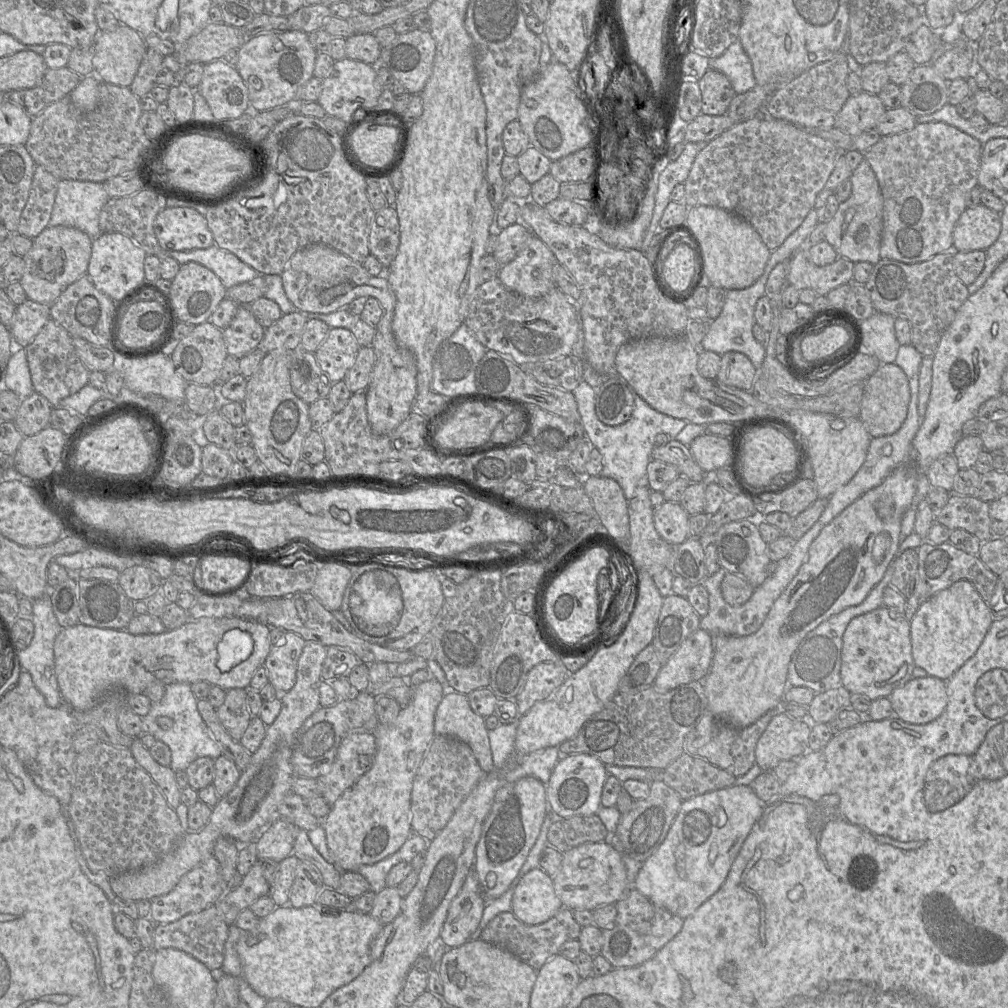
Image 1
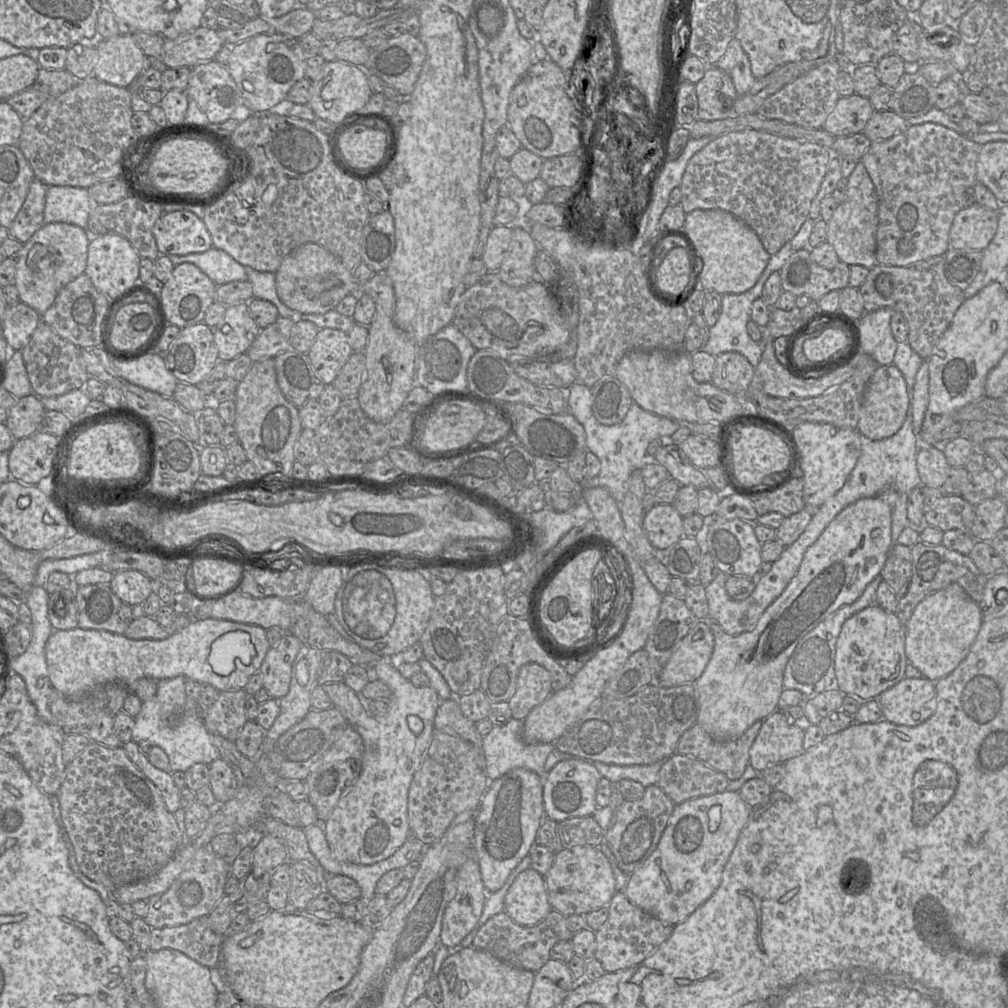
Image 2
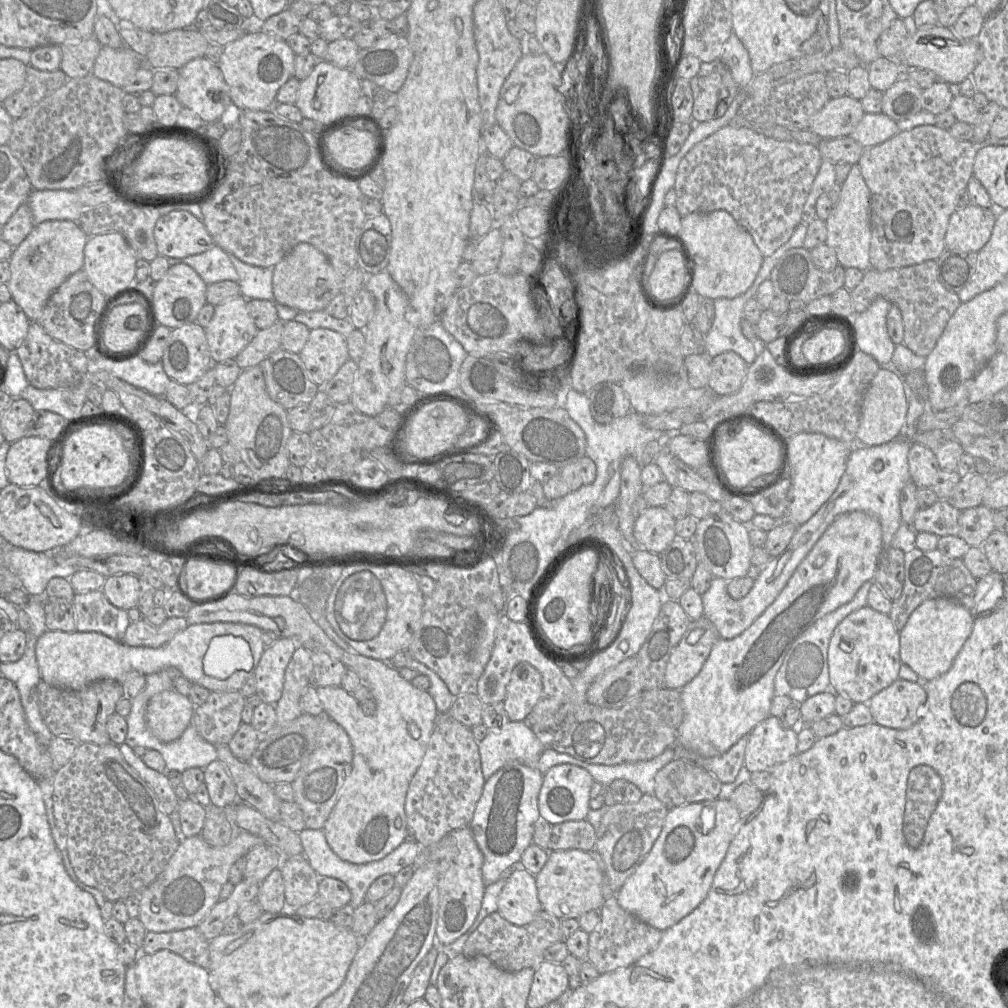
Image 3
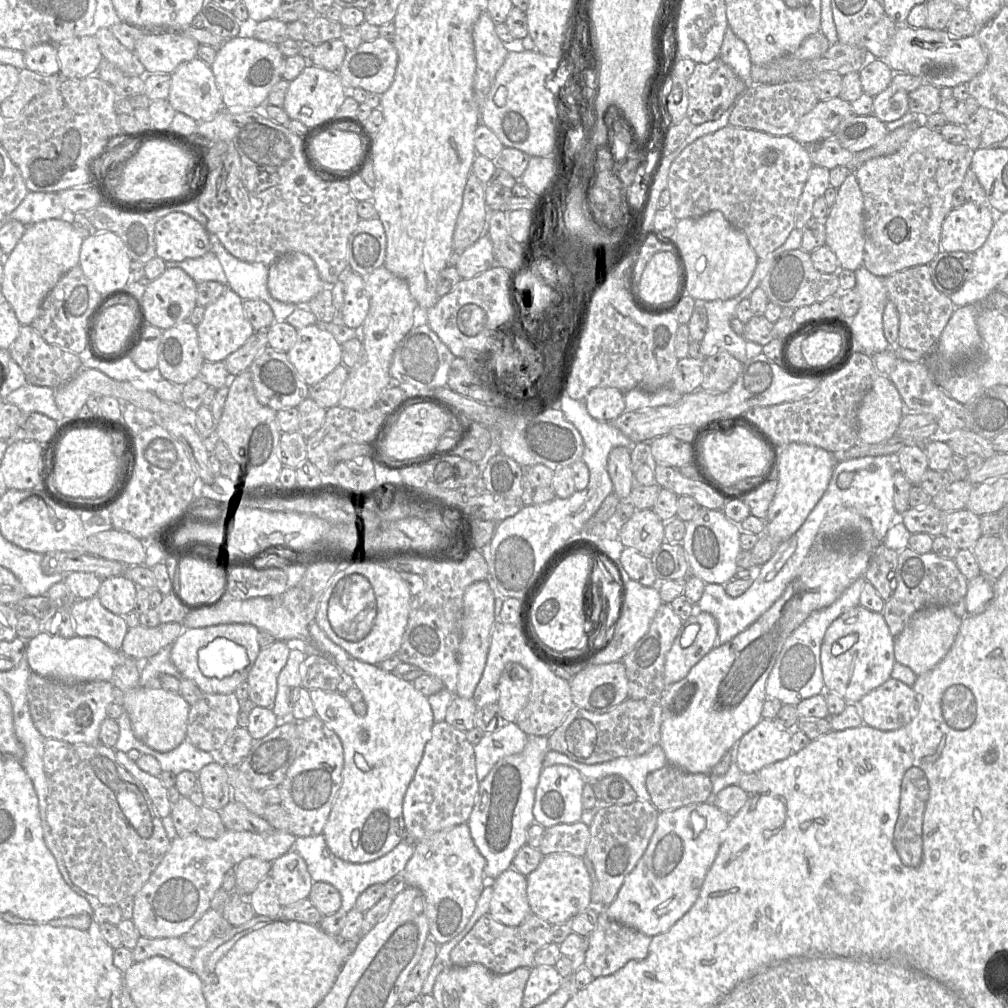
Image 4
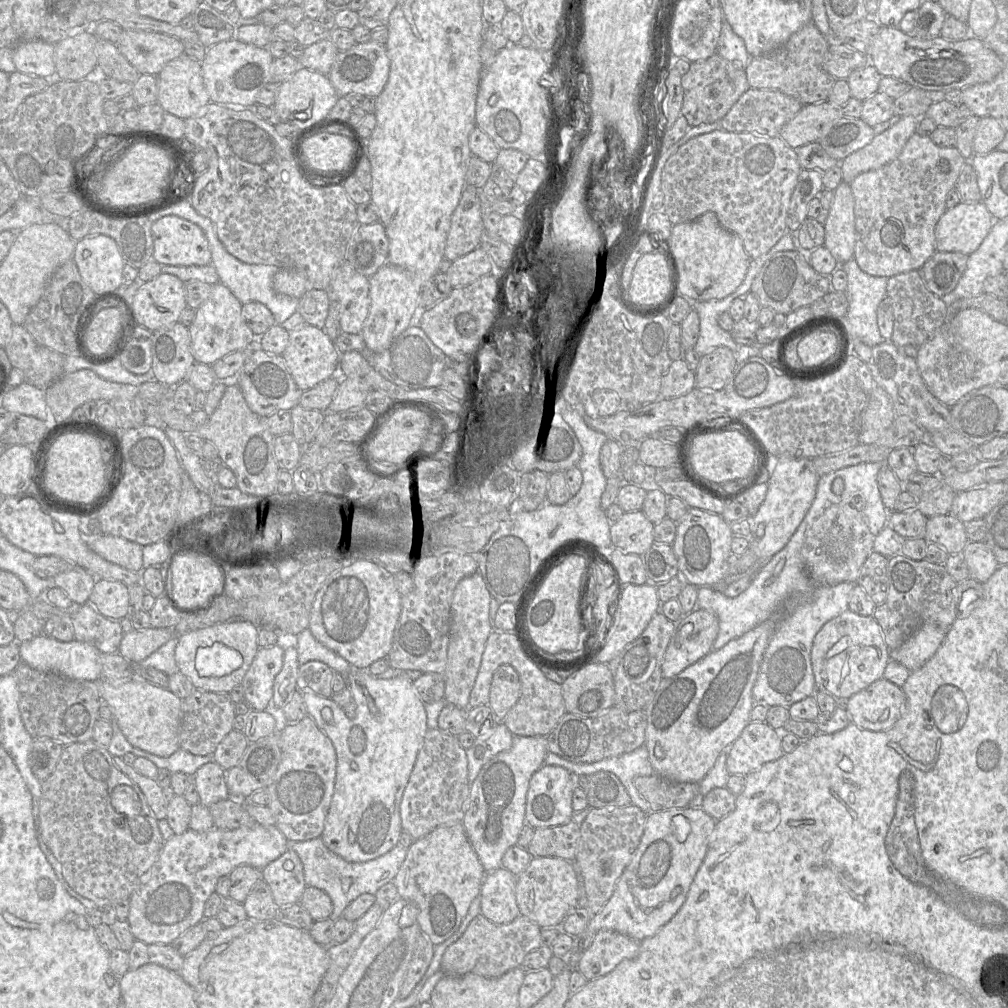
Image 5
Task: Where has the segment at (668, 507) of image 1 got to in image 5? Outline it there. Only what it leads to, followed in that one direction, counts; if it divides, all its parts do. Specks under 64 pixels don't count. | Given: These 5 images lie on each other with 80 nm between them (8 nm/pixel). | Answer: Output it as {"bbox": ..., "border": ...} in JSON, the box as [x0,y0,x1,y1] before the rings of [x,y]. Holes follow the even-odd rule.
{"bbox":[610,511,654,555],"border":[[[642,511],[624,513],[610,527],[612,544],[623,552],[643,555],[654,544],[654,526]]]}

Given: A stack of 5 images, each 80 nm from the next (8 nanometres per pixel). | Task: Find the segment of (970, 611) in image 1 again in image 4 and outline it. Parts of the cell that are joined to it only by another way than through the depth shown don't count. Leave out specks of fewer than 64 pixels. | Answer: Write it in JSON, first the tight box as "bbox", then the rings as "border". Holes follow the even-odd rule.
{"bbox":[895,606,962,676],"border":[[[948,606],[926,607],[912,615],[903,631],[895,638],[896,662],[909,667],[917,676],[933,669],[949,652],[962,619]]]}

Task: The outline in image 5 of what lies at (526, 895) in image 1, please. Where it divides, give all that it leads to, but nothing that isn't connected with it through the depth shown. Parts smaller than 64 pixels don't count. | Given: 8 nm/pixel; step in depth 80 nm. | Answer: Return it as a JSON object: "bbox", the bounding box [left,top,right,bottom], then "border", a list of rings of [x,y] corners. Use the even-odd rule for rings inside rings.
{"bbox":[480,867,520,924],"border":[[[503,867],[485,873],[480,892],[481,914],[495,924],[508,924],[520,916],[516,883],[517,876]]]}

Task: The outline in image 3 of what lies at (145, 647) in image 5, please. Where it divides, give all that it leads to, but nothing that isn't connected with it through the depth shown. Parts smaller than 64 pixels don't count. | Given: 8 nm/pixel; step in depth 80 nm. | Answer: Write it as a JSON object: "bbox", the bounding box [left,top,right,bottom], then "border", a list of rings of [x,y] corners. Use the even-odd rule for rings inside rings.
{"bbox":[123,617,188,648],"border":[[[171,617],[160,626],[150,624],[146,619],[130,623],[123,642],[133,647],[158,648],[167,644],[176,634],[188,626],[186,617]]]}

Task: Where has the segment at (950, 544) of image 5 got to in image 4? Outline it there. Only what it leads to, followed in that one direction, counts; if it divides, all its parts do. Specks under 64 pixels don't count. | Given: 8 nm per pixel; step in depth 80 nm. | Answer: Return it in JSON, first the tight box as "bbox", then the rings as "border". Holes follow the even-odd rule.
{"bbox":[942,509,982,550],"border":[[[967,509],[948,512],[942,535],[952,540],[960,550],[972,549],[982,536],[980,516]]]}

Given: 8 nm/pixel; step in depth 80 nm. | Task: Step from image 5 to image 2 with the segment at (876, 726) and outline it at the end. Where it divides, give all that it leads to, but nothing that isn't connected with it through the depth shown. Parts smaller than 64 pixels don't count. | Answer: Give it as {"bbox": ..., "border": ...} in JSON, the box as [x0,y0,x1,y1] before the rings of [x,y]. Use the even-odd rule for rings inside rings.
{"bbox":[878,678,935,726],"border":[[[904,678],[878,695],[883,719],[904,726],[917,726],[935,712],[935,683],[928,678]]]}

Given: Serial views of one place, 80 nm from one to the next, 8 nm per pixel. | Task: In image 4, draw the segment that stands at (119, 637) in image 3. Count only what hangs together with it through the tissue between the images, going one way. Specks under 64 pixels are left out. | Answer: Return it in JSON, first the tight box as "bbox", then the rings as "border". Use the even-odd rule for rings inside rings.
{"bbox":[70,596,128,650],"border":[[[94,596],[76,600],[70,608],[74,622],[74,632],[80,637],[95,637],[113,650],[121,650],[128,631],[127,623],[102,606]]]}

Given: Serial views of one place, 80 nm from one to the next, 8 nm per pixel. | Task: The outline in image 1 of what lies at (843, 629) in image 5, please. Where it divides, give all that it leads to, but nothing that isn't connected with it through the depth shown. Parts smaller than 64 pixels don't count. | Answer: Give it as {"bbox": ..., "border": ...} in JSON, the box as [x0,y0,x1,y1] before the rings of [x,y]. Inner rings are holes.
{"bbox":[840,606,914,701],"border":[[[881,606],[871,612],[856,616],[850,621],[843,635],[840,677],[842,686],[851,694],[862,694],[871,701],[888,697],[893,690],[902,687],[913,678],[914,666],[910,621],[905,618],[904,613],[891,612],[885,606]]]}

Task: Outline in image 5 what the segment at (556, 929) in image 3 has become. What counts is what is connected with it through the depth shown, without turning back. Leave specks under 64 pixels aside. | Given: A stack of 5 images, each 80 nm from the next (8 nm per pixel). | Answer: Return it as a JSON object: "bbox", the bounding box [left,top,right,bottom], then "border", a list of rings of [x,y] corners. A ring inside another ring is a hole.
{"bbox":[440,914,541,978],"border":[[[479,914],[464,934],[445,950],[440,970],[445,976],[474,973],[486,978],[498,978],[509,970],[521,967],[526,955],[541,945],[541,928],[529,918],[520,915],[511,923],[495,924]]]}

